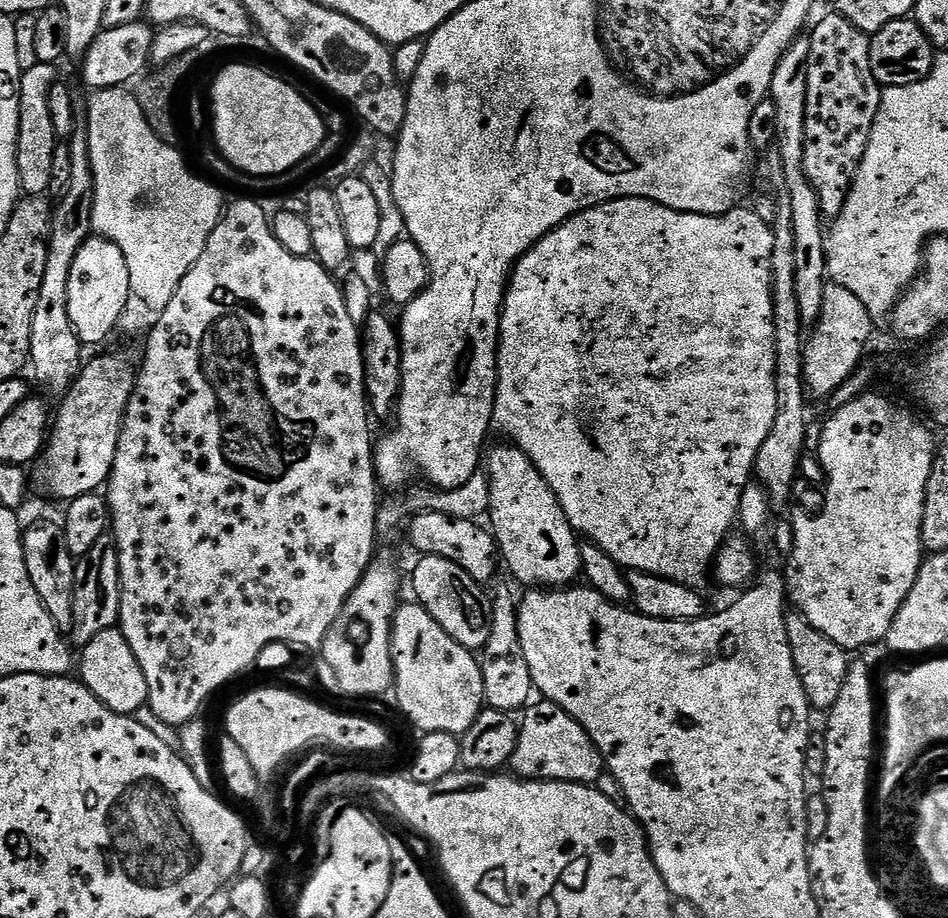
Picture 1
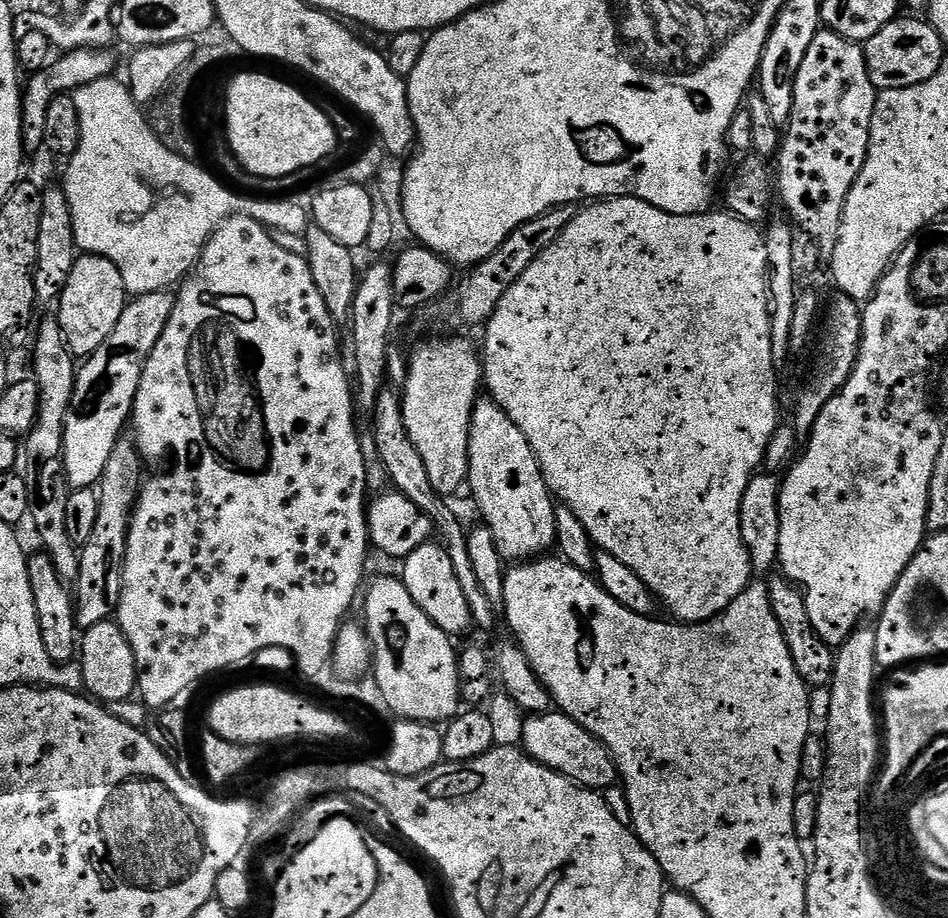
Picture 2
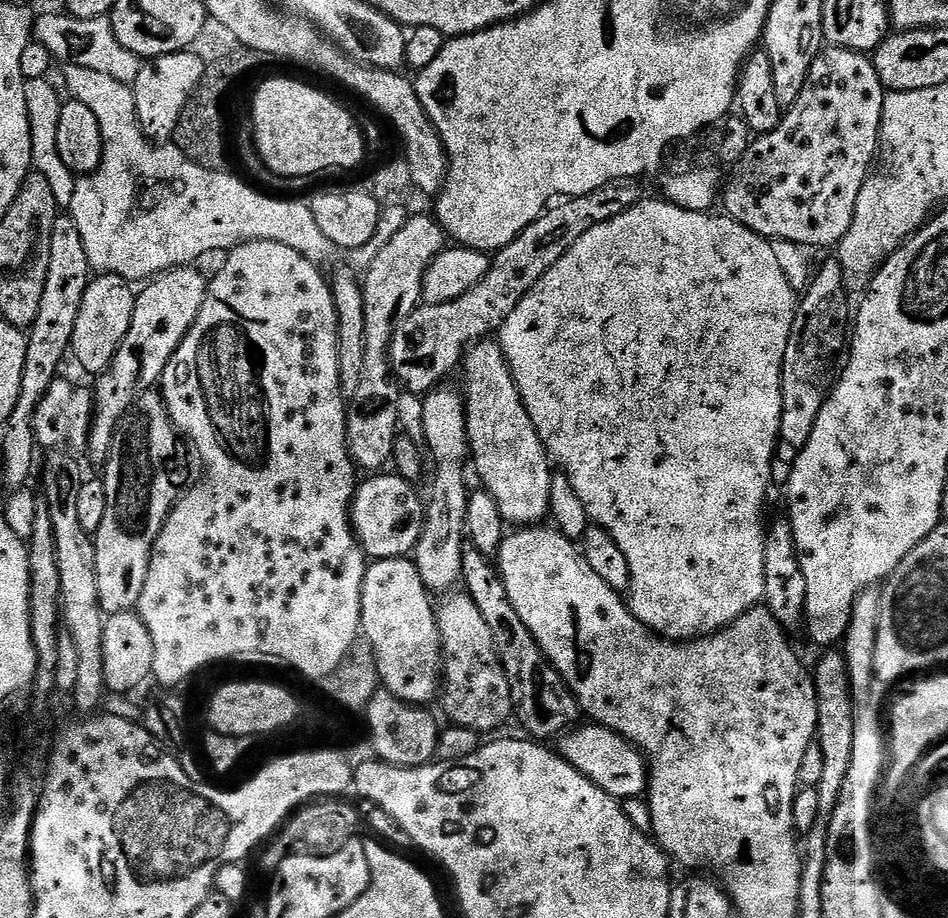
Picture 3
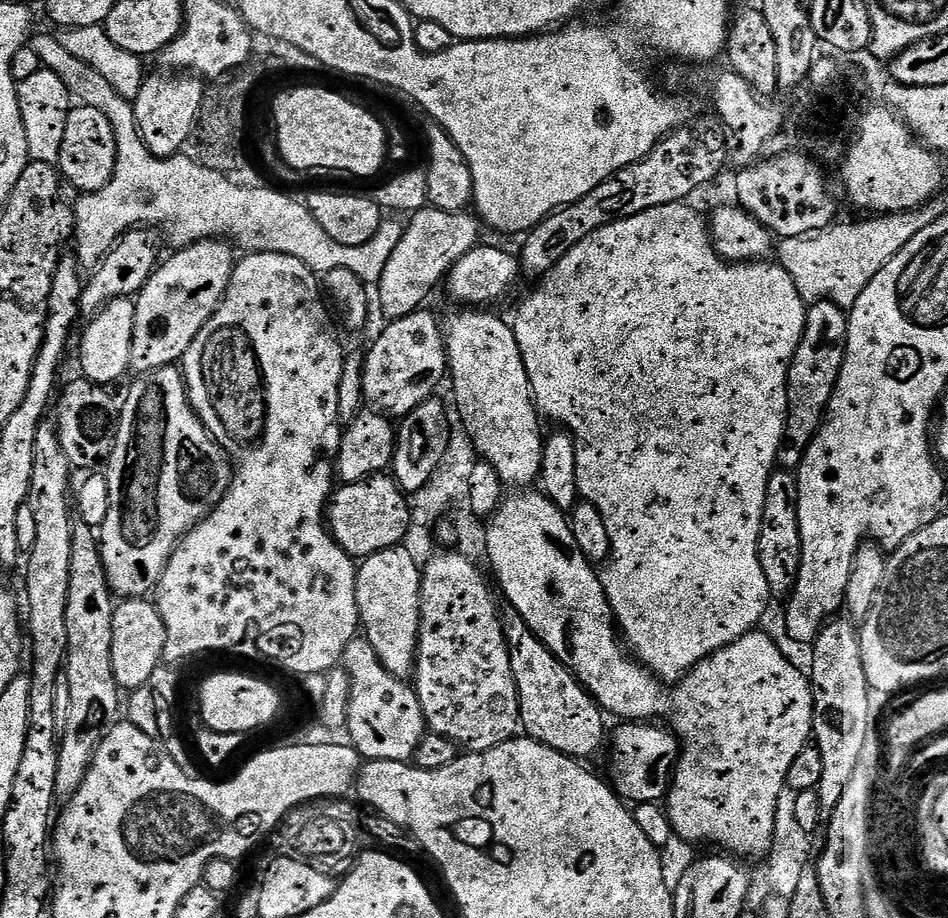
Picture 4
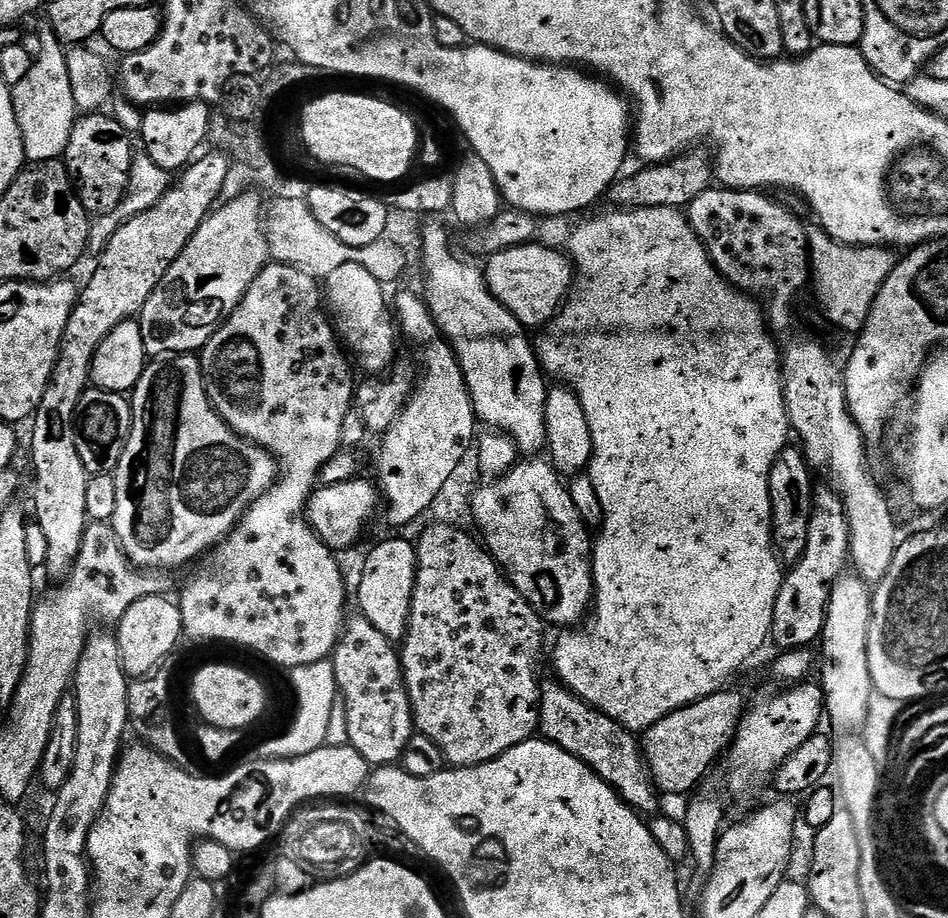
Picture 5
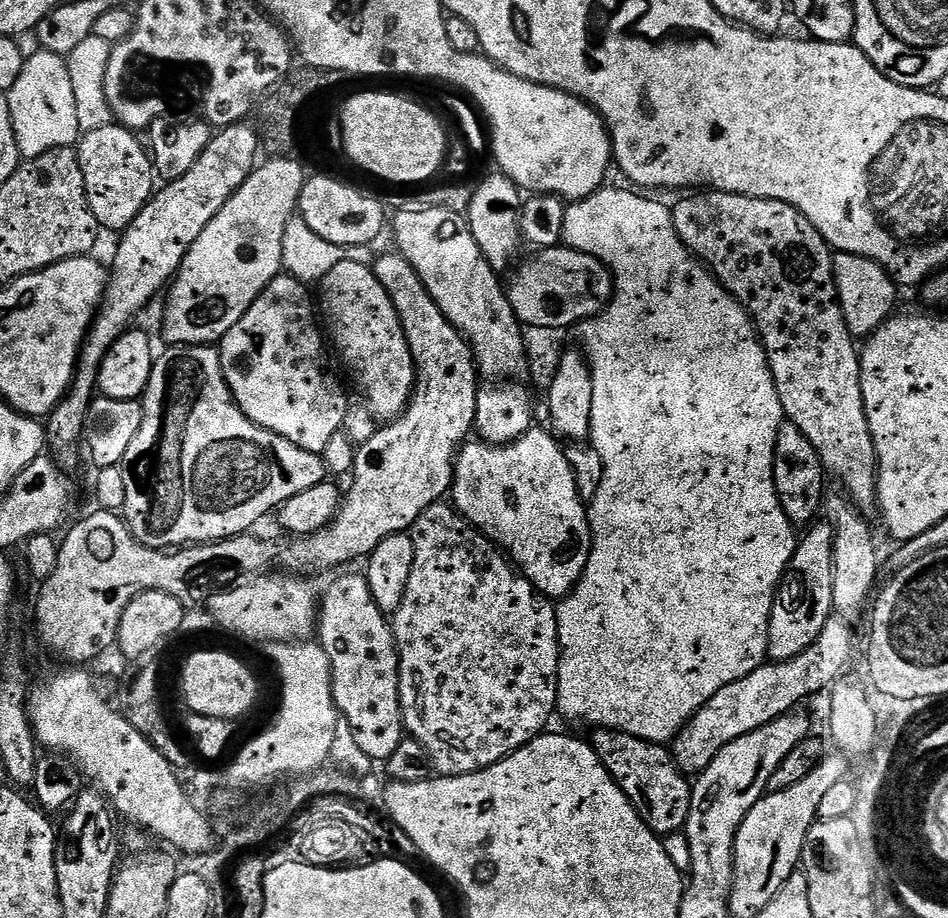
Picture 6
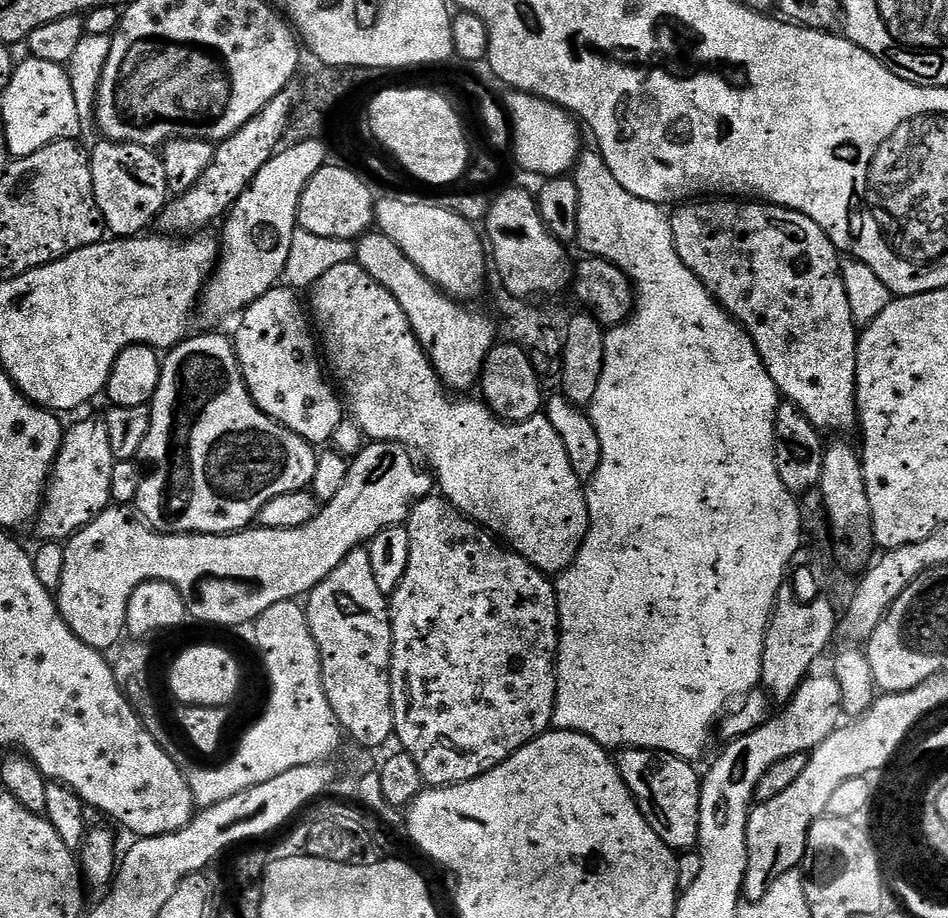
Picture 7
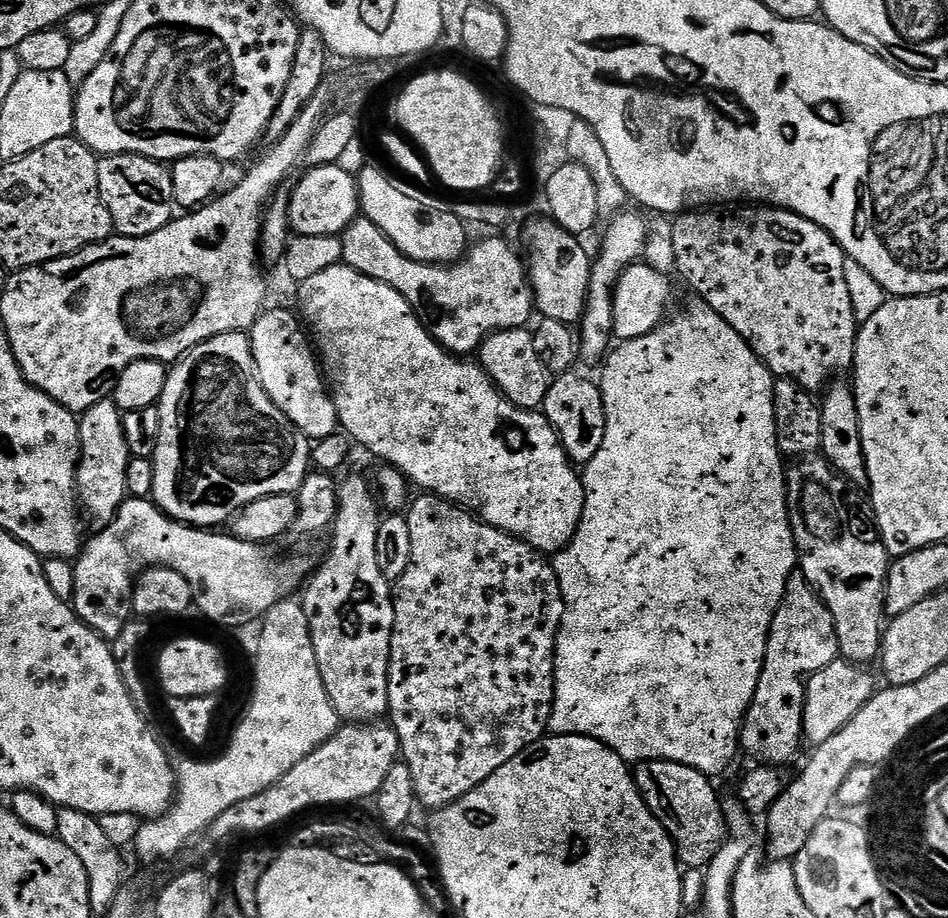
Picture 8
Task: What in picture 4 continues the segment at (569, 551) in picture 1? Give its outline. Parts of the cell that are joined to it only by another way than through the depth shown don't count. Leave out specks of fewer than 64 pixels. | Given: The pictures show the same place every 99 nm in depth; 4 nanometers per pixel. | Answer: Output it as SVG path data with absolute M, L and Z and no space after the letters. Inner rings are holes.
M460 310L460 313L452 320L452 325L447 325L446 328L446 343L448 346L448 370L450 373L450 384L452 380L452 392L456 395L456 408L460 411L458 416L459 423L464 424L466 430L470 432L473 438L474 446L477 453L487 463L493 464L498 470L502 482L506 486L512 484L520 484L516 486L532 486L539 481L540 471L542 470L542 460L544 458L544 442L546 439L545 433L540 433L540 423L542 417L537 409L536 401L532 398L532 387L530 386L530 378L526 372L526 366L522 360L522 350L518 348L518 338L516 337L516 329L511 323L508 324L504 320L499 320L496 316L491 316L488 310Z

